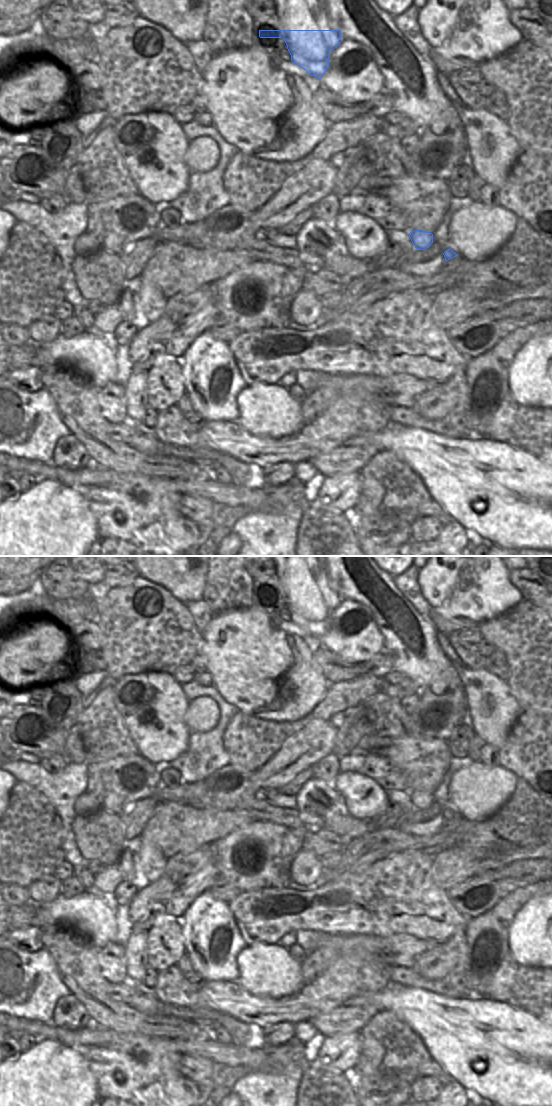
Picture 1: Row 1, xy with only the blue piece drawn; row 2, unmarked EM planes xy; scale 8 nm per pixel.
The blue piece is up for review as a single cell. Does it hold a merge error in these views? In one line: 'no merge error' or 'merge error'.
no merge error

